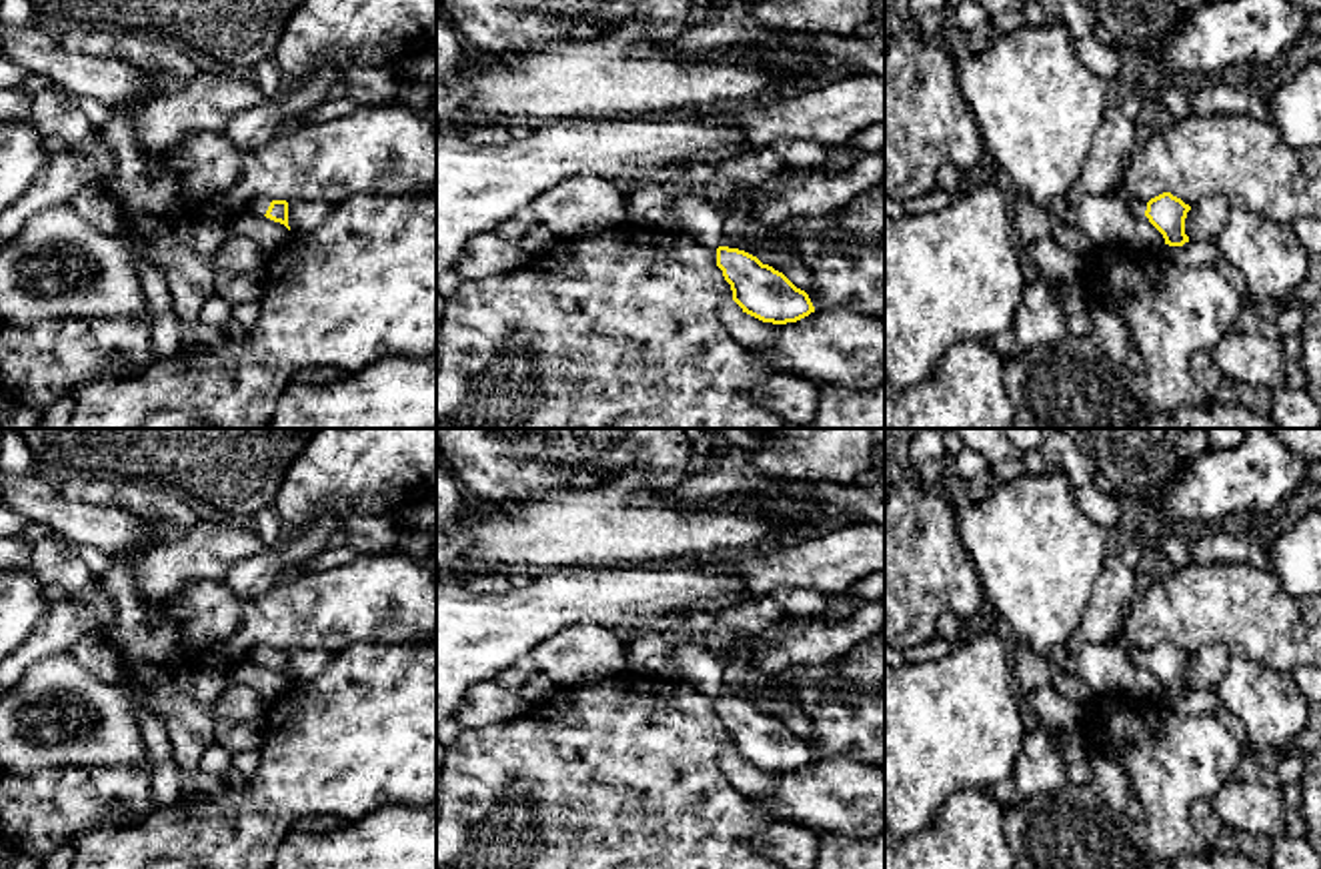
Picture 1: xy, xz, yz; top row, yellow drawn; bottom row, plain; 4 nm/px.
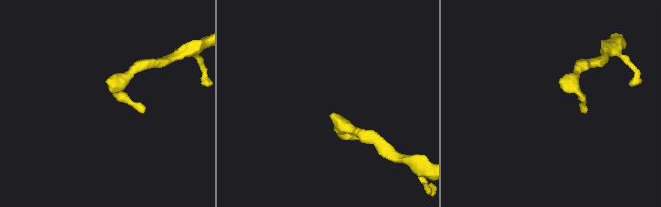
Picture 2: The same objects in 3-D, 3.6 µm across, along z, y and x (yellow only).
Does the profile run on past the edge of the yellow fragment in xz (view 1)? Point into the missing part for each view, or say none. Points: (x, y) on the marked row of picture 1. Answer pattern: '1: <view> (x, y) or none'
1: none

